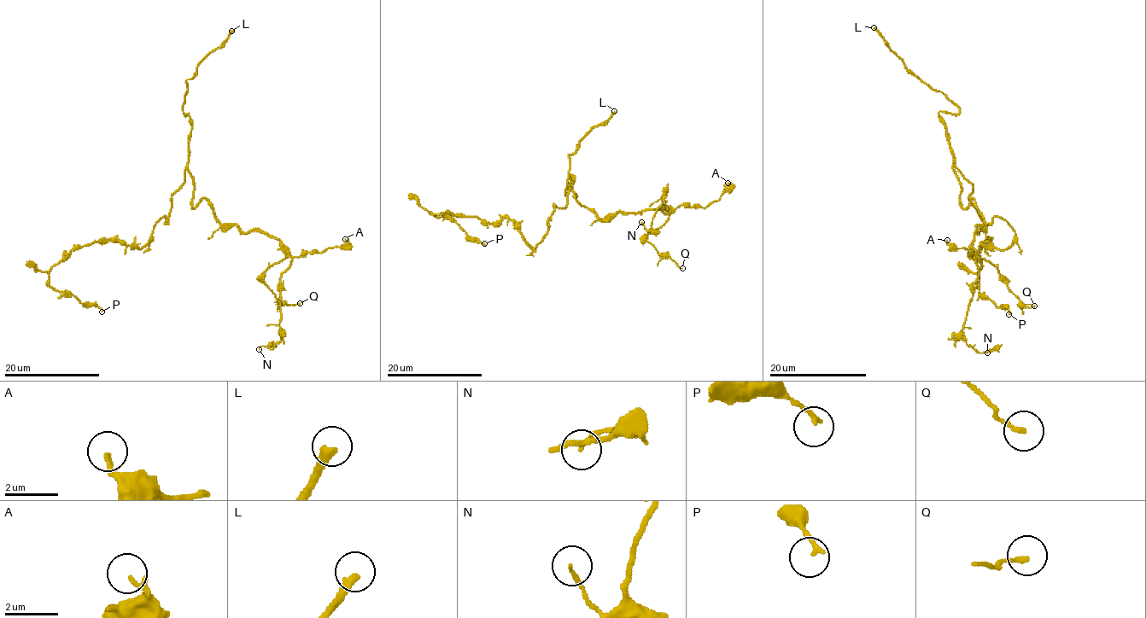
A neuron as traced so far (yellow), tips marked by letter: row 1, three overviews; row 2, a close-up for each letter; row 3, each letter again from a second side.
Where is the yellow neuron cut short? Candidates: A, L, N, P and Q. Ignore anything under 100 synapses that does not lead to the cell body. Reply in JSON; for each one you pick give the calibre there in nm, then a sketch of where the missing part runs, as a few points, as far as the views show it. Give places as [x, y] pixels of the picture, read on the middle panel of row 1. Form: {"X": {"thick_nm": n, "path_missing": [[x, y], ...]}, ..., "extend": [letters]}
{"L": {"thick_nm": 280}, "extend": ["L"]}

